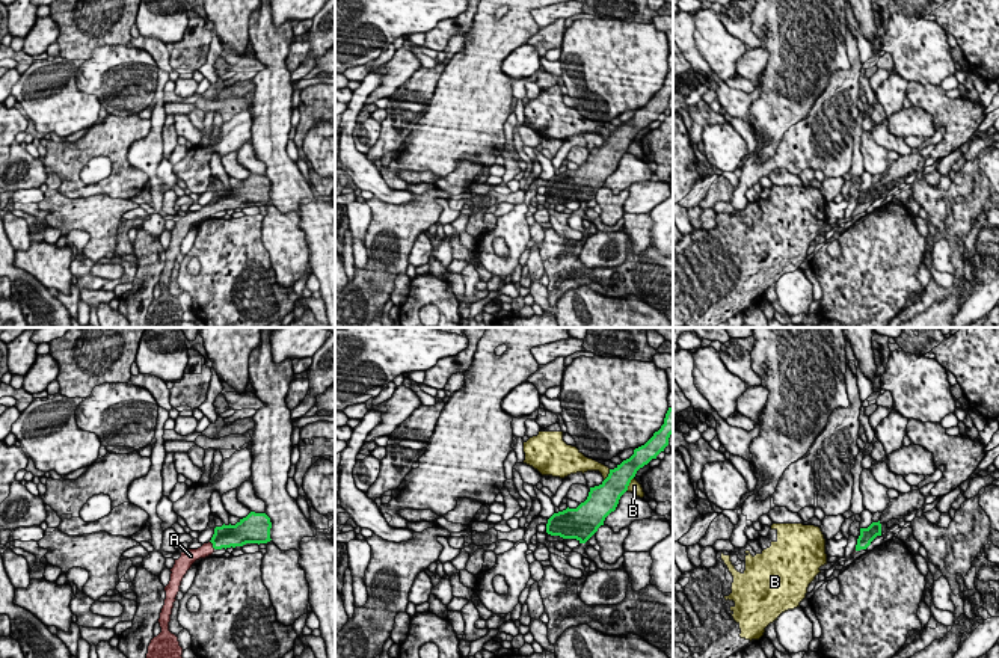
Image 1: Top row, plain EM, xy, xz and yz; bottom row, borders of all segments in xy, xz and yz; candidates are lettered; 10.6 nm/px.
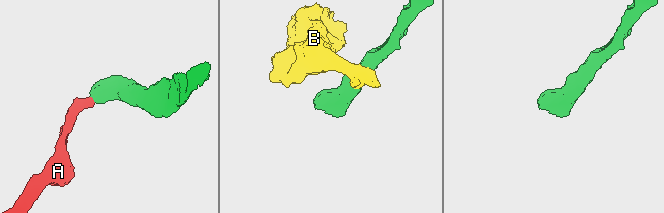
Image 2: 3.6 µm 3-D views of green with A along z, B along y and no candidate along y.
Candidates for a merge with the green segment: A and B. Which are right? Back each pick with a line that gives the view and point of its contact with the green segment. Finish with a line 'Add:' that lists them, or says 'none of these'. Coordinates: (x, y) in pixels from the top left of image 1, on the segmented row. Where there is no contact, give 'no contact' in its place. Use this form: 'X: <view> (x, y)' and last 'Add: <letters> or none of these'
A: xy (213, 545)
Add: A

